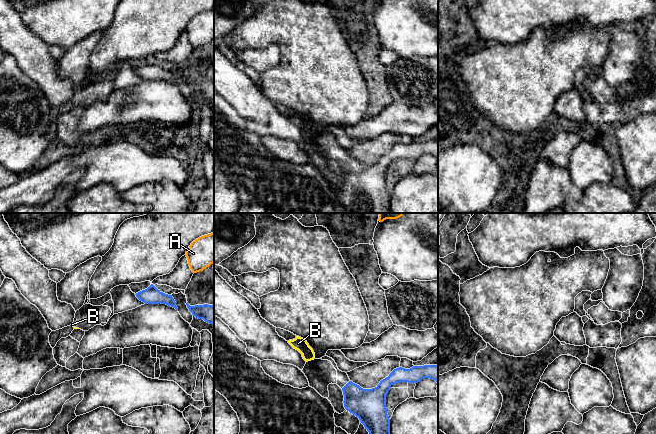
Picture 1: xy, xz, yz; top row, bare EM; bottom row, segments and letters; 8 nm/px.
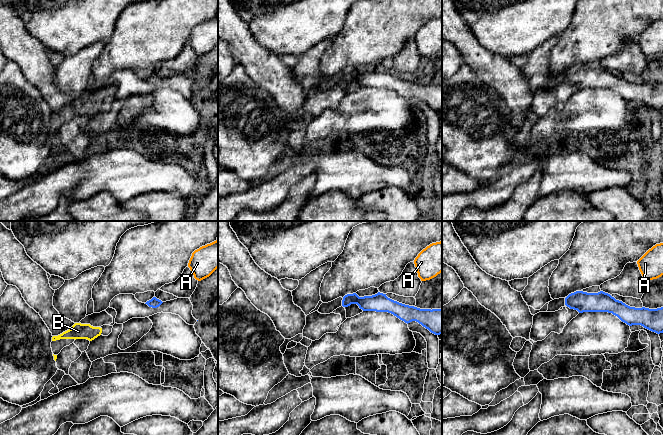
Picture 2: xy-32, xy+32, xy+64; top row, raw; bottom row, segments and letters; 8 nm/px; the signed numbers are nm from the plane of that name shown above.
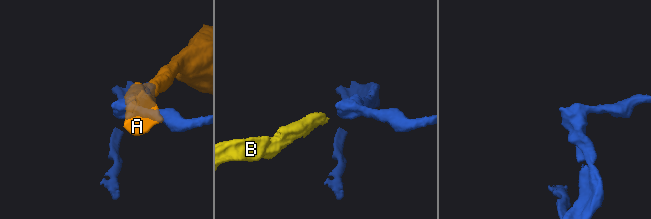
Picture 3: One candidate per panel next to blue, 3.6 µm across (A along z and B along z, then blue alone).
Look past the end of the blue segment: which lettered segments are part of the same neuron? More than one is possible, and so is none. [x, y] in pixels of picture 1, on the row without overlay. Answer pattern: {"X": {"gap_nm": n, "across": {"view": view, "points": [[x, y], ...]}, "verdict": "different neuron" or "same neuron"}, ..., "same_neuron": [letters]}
{"A": {"gap_nm": 240, "across": {"view": "xy", "points": [[187, 78], [193, 48]]}, "verdict": "different neuron"}, "B": {"gap_nm": 320, "across": {"view": "xz", "points": [[342, 164], [313, 135]]}, "verdict": "same neuron"}, "same_neuron": ["B"]}

